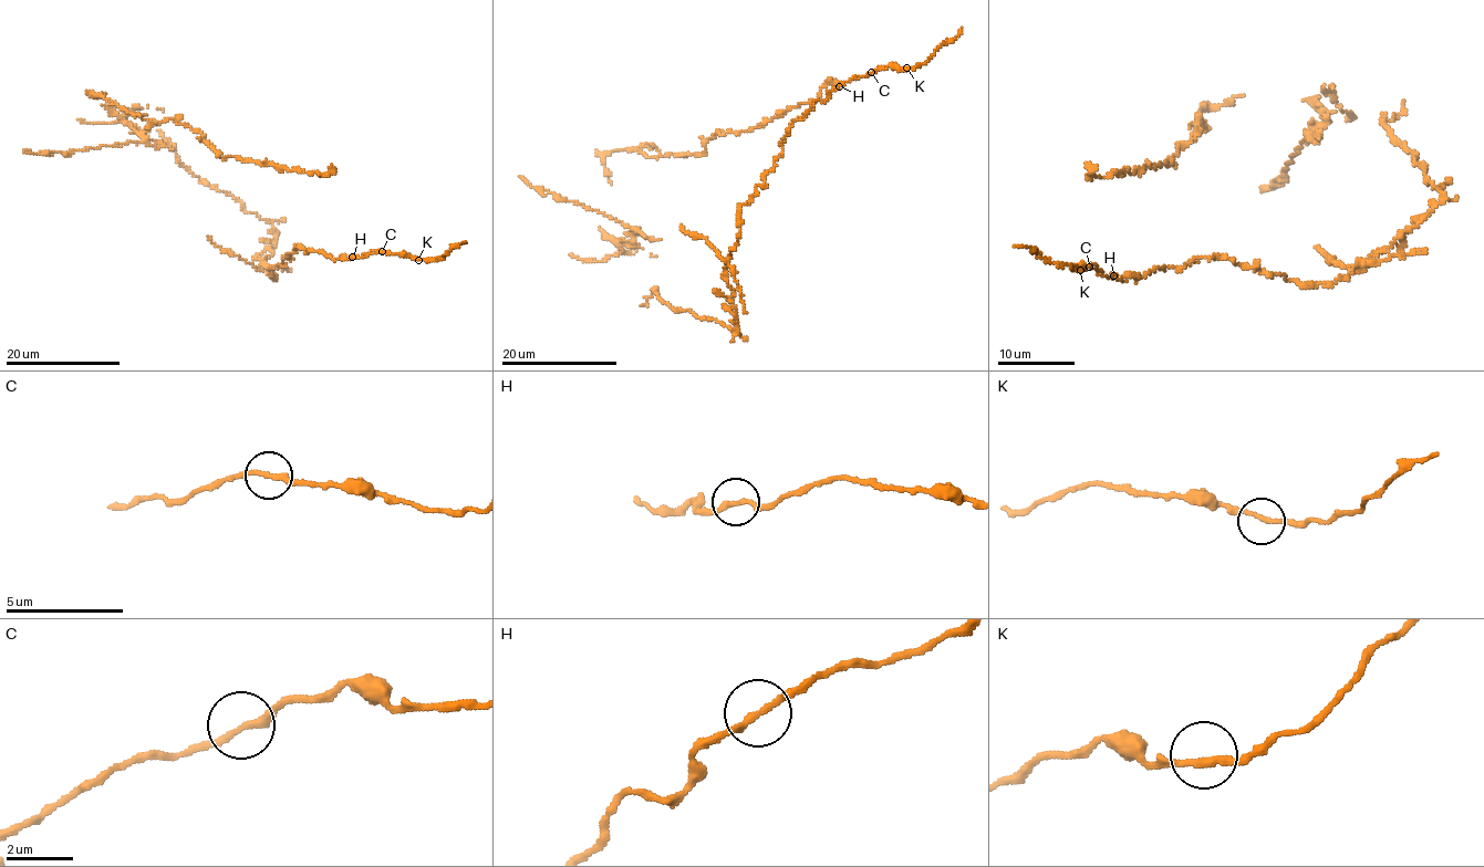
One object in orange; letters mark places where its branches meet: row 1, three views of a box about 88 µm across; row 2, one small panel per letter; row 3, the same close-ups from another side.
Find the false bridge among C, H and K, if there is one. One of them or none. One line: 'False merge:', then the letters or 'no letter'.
False merge: H

